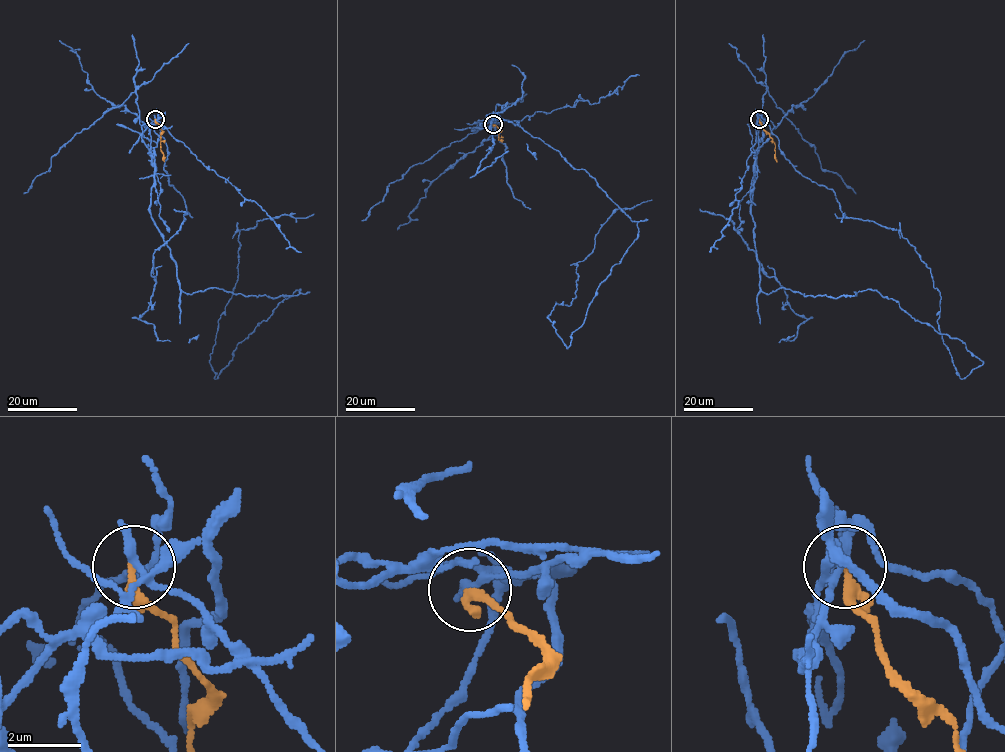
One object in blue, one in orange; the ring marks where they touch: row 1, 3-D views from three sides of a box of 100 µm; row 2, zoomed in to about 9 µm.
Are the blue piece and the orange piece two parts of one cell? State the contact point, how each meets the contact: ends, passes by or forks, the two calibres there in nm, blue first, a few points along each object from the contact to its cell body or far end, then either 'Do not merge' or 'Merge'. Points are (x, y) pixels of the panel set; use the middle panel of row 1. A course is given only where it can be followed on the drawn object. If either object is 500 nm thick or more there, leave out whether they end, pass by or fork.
Place: (493, 124). At the ring blue forks. At the ring orange ends. Thickness 200 nm (blue) against 280 nm. Course of blue: (493, 124), (637, 222), (567, 348), (547, 318), (577, 264), (651, 200). Course of orange: (493, 124), (500, 130), (498, 140), (502, 142). Do not merge

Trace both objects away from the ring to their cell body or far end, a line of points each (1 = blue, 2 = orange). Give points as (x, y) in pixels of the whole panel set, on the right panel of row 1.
1: (759, 119), (759, 288), (872, 289), (981, 365), (959, 377), (940, 294), (899, 230), (835, 214)
2: (759, 119), (775, 145), (777, 162)

